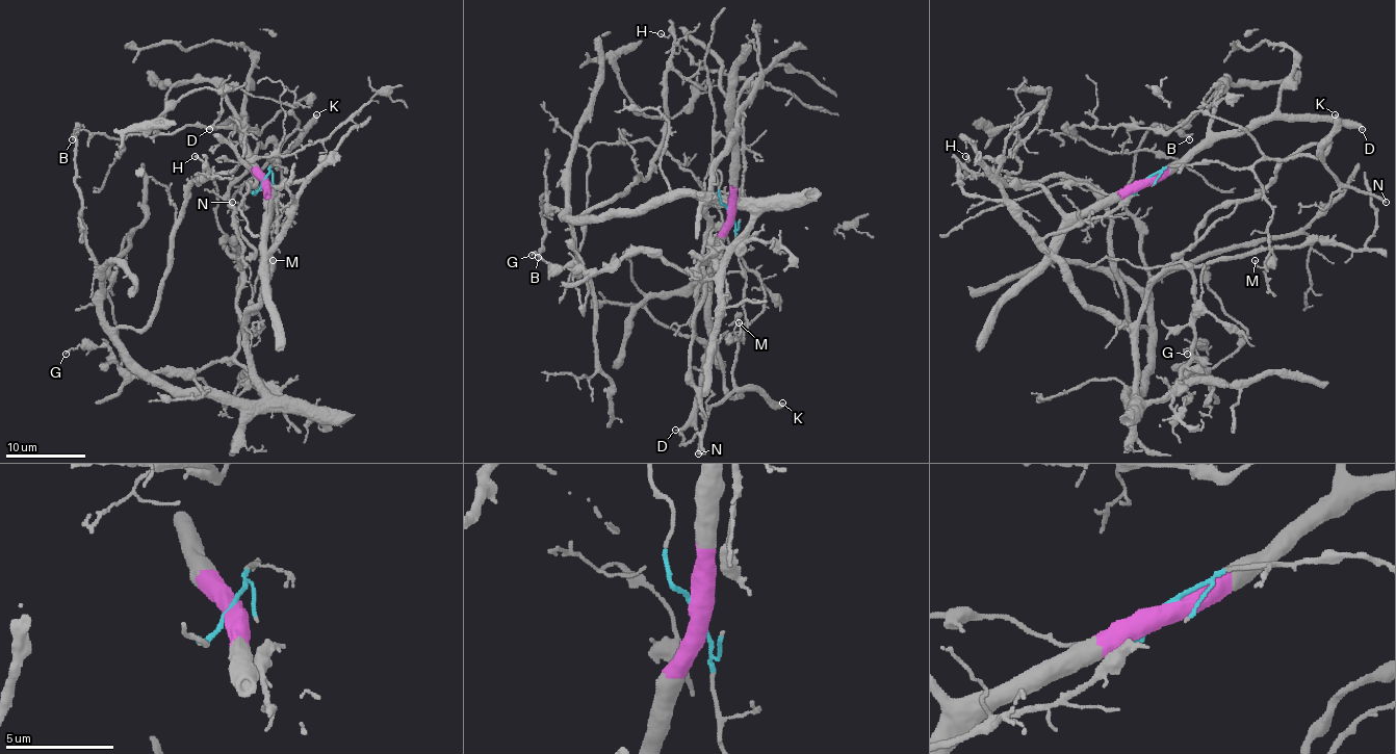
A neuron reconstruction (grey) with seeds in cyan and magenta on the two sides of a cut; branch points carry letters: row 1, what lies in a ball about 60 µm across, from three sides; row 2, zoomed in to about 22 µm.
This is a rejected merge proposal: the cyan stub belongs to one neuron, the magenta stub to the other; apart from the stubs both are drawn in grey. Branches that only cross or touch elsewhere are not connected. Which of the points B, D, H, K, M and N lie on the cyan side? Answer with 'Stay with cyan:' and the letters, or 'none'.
Stay with cyan: K, M, N

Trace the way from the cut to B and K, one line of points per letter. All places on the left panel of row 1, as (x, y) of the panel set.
B: (263, 181), (269, 279), (246, 333), (261, 398), (186, 396), (156, 386), (104, 320), (77, 128), (73, 139)
K: (263, 181), (272, 163), (279, 161), (279, 167), (276, 159), (267, 156), (279, 156), (317, 114)

